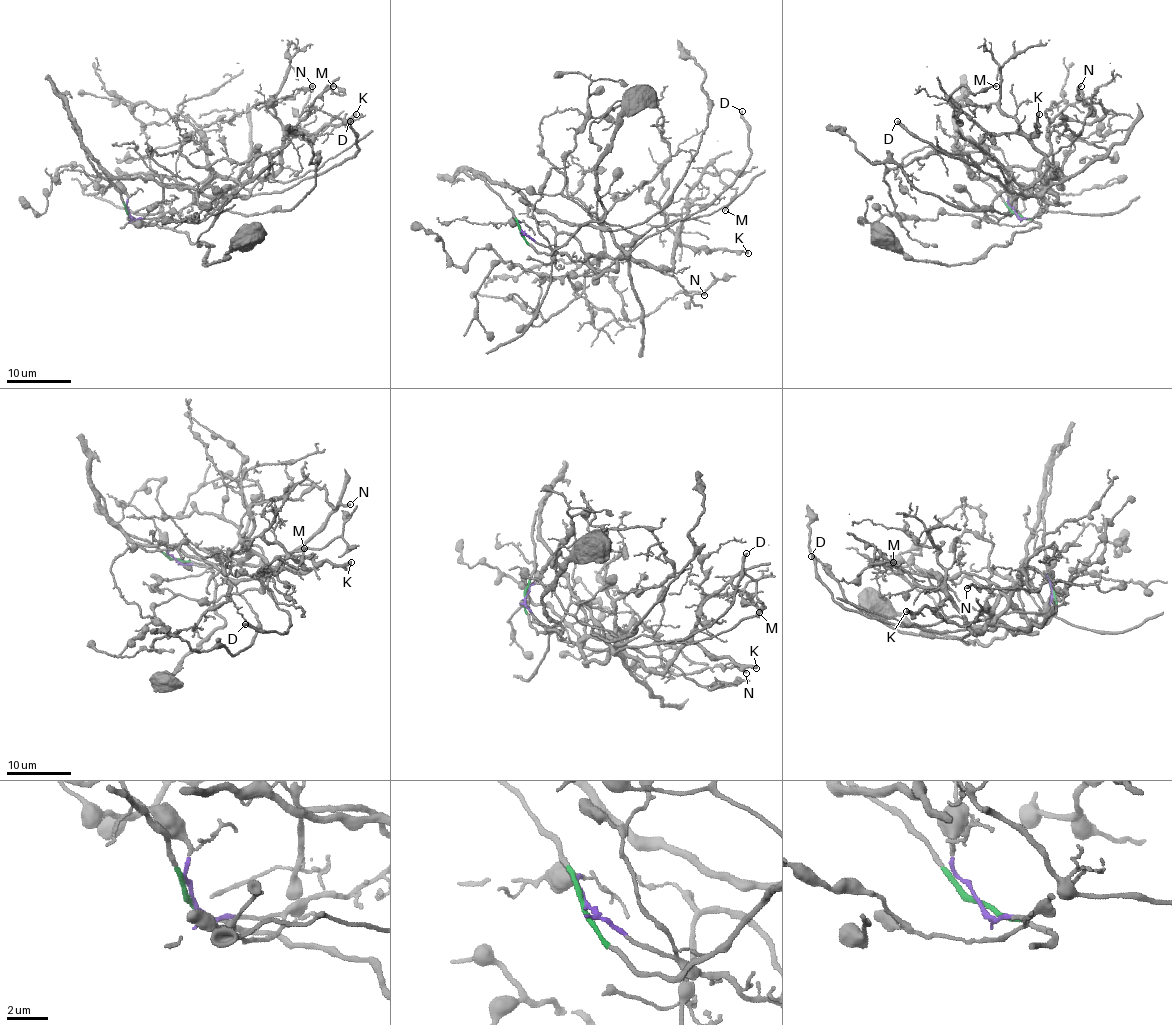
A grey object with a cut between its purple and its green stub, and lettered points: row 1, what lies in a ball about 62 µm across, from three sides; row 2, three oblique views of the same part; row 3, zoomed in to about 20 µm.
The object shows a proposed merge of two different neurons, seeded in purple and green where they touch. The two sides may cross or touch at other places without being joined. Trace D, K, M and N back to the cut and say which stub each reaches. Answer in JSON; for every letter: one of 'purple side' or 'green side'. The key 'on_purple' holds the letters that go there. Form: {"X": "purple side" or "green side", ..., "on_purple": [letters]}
{"D": "green side", "K": "purple side", "M": "purple side", "N": "purple side", "on_purple": ["K", "M", "N"]}

